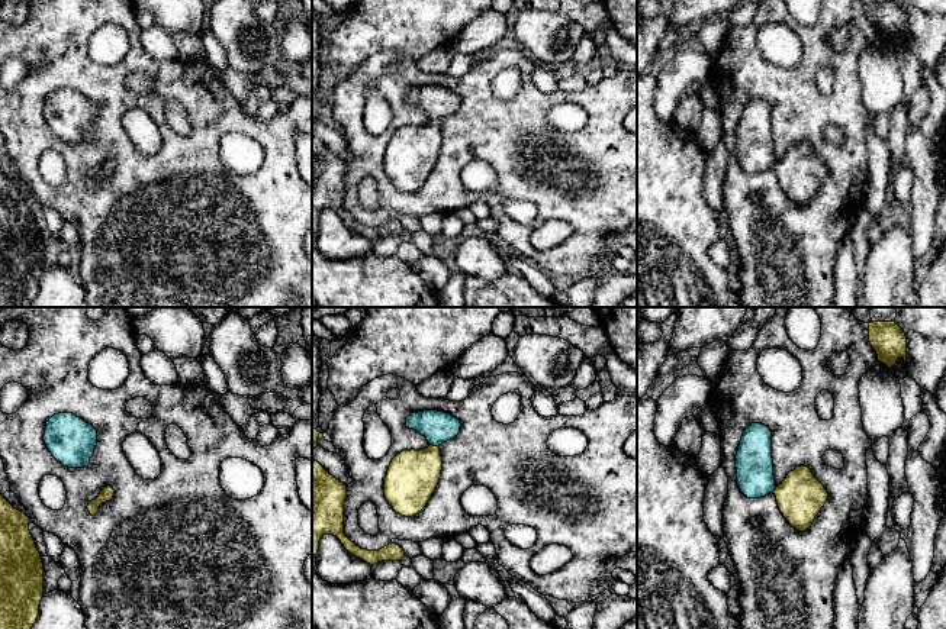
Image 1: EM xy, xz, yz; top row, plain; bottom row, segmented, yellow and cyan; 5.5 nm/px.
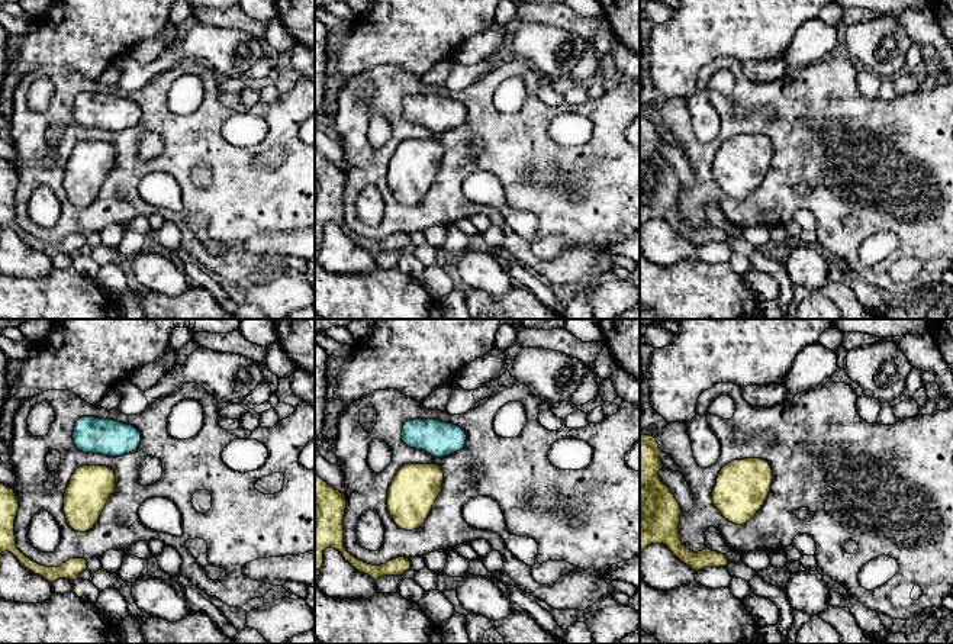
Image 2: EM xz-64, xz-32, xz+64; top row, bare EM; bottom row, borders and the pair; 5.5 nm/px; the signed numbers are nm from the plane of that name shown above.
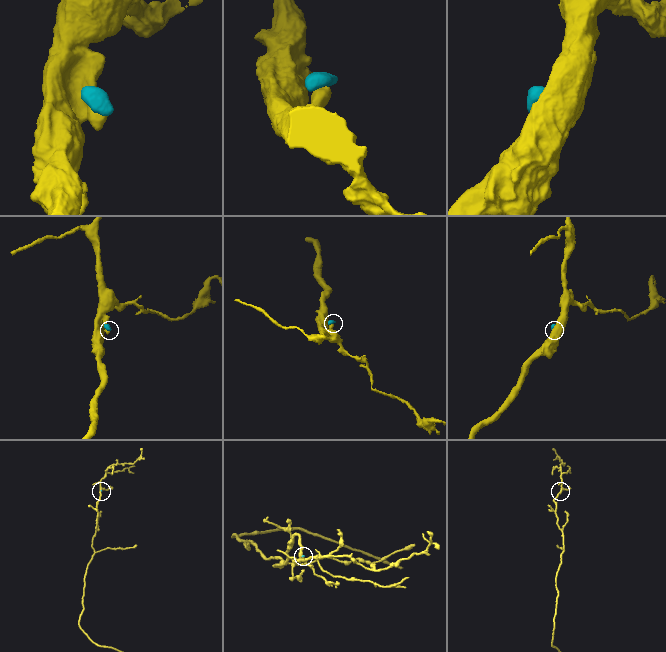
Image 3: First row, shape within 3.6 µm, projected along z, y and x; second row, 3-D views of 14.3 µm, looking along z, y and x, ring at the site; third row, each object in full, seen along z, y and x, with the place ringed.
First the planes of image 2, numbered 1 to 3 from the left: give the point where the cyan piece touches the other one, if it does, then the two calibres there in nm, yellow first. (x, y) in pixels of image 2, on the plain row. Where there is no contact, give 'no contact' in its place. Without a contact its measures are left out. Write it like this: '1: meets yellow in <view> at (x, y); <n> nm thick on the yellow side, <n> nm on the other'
1: no contact
2: no contact
3: no contact

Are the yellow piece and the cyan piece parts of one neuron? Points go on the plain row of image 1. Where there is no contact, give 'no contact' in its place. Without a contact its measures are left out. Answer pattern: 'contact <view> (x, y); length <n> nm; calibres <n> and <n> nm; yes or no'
contact xz (433, 121); length 50 nm; calibres 280 and 180 nm; yes

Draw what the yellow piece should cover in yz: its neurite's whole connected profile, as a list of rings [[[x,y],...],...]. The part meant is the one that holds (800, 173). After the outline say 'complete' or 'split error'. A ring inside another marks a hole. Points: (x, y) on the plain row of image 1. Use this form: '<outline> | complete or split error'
[[[752,99],[743,107],[736,130],[737,159],[747,174],[773,168],[778,183],[792,203],[805,207],[828,174],[824,161],[808,142],[797,142],[776,162],[772,133],[772,107]]] | split error

